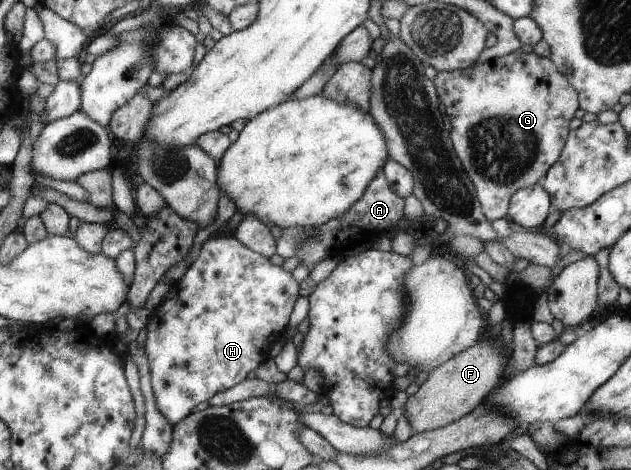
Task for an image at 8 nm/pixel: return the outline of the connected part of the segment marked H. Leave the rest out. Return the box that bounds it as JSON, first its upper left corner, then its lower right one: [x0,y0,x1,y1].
[143,237,300,426]

